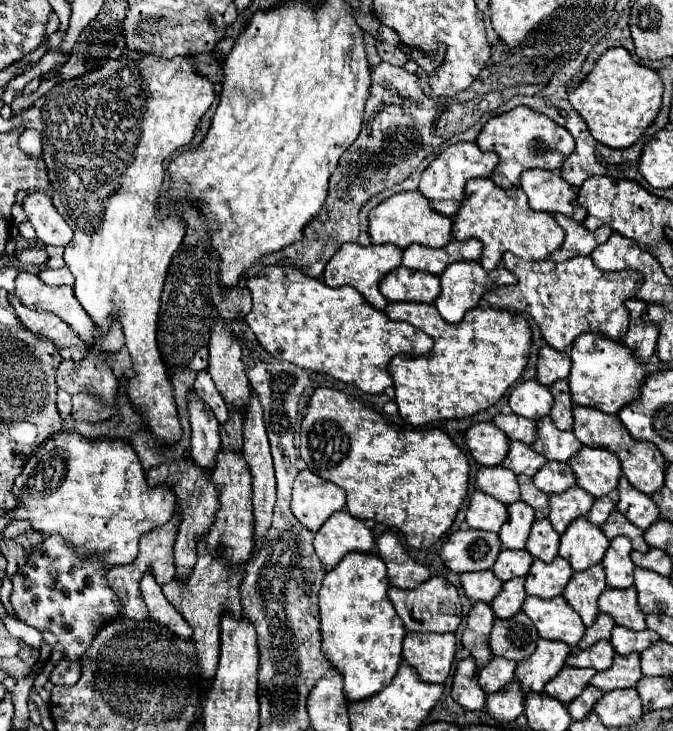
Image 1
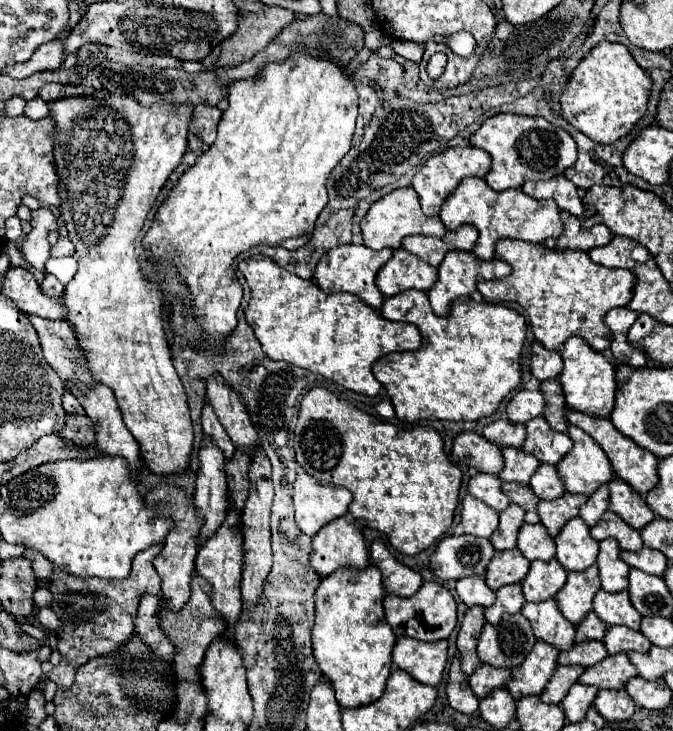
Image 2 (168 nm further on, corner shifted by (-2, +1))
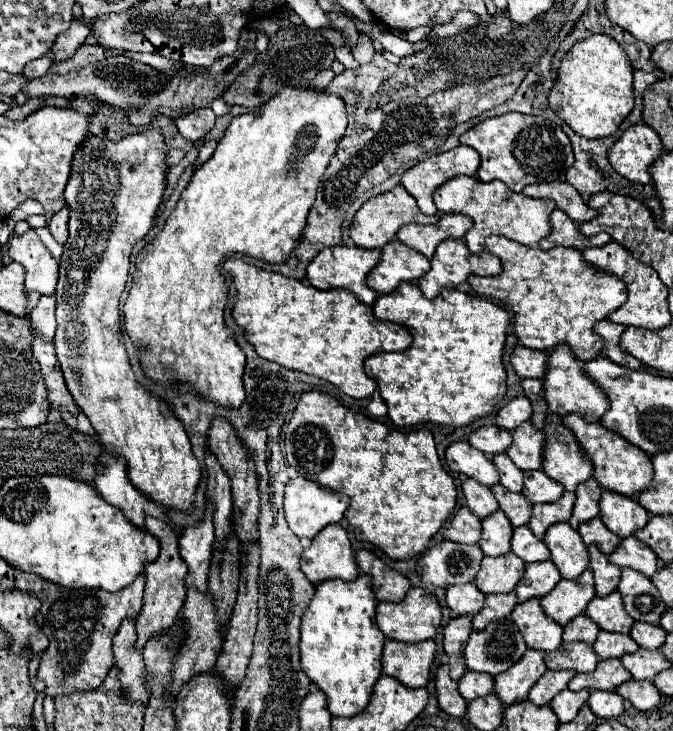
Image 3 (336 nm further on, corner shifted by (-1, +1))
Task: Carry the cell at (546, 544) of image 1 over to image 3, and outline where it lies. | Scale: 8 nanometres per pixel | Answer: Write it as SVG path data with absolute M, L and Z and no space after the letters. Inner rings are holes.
M519 526L513 530L511 552L517 554L527 564L549 560L549 548L543 544L543 540L535 538L527 526Z

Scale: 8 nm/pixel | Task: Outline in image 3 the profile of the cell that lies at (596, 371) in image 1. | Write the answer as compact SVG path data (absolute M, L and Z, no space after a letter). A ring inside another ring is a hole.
M559 344L553 348L553 352L547 354L547 372L543 380L543 392L547 406L553 414L567 416L567 414L579 414L587 422L599 422L605 410L609 408L609 400L603 394L599 386L595 386L593 380L587 380L583 372L583 364L573 356L571 348L567 344Z

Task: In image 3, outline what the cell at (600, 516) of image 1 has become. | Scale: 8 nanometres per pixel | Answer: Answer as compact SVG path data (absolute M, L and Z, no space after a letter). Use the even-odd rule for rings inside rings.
M589 478L585 482L581 482L577 488L575 488L575 506L573 506L573 516L569 520L571 528L577 530L577 526L581 522L587 522L595 516L599 516L599 498L601 498L601 488L597 484L595 478Z

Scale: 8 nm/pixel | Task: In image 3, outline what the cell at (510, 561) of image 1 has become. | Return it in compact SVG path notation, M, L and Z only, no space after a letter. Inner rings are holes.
M513 552L503 554L499 558L485 558L481 562L481 570L475 576L475 586L485 594L493 592L513 592L517 582L525 572L525 562Z

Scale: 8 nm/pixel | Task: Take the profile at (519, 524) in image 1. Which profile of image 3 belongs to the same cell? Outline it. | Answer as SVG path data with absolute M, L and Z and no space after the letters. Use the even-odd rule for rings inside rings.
M497 510L481 520L481 540L477 544L485 556L503 556L511 548L511 534L511 522L501 510Z

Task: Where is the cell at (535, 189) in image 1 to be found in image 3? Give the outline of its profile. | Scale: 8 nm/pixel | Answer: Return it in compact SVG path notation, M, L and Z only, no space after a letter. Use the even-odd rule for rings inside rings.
M561 180L531 184L523 190L523 194L531 196L531 198L553 198L557 202L557 208L563 210L573 222L579 222L579 224L583 224L587 220L593 220L597 216L597 212L591 210L583 202L579 192L571 184L561 182Z

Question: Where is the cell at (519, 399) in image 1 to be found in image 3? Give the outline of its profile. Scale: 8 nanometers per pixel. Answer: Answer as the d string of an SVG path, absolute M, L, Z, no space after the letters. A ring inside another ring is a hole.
M517 396L511 402L507 402L495 416L495 424L503 430L515 430L523 422L531 418L531 404L525 396Z

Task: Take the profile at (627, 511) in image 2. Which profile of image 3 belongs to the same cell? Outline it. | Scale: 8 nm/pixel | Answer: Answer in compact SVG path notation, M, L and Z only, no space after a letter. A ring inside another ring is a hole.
M603 492L599 500L599 516L603 524L619 538L631 536L649 520L649 512L635 500L615 492Z

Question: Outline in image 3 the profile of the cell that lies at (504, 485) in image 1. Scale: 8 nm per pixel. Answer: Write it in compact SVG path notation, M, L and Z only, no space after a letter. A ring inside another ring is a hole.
M467 478L461 488L463 488L465 502L467 502L467 506L471 508L471 512L475 516L487 518L489 514L493 514L499 508L499 504L495 502L495 496L491 494L491 490L489 488L483 488L483 484Z

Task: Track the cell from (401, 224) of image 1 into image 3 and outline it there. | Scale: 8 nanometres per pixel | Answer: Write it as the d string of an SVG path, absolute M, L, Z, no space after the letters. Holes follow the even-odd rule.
M399 184L393 190L373 196L369 198L355 214L351 228L349 228L349 236L355 242L355 246L359 248L383 248L387 242L395 240L395 232L409 224L409 222L417 222L417 224L437 224L439 218L437 216L427 216L423 212L419 212L419 206L415 204L415 200L409 196L409 192Z

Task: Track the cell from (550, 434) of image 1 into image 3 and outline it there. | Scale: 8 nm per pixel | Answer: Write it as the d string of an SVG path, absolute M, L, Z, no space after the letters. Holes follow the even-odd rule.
M527 422L515 428L511 434L513 442L511 448L507 448L507 456L513 460L513 464L521 470L539 470L545 446L543 432Z

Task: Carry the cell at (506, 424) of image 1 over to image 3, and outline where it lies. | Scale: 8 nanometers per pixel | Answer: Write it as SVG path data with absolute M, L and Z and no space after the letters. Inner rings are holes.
M489 424L469 434L469 444L481 450L485 456L493 456L505 452L511 446L511 434L503 428L497 428L495 424Z

